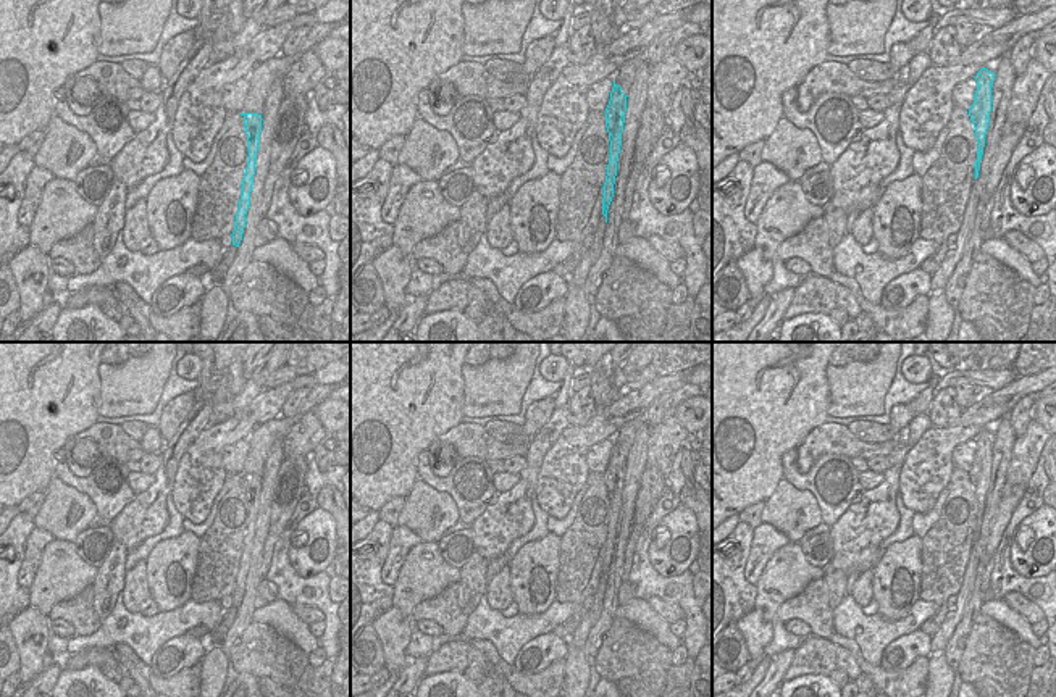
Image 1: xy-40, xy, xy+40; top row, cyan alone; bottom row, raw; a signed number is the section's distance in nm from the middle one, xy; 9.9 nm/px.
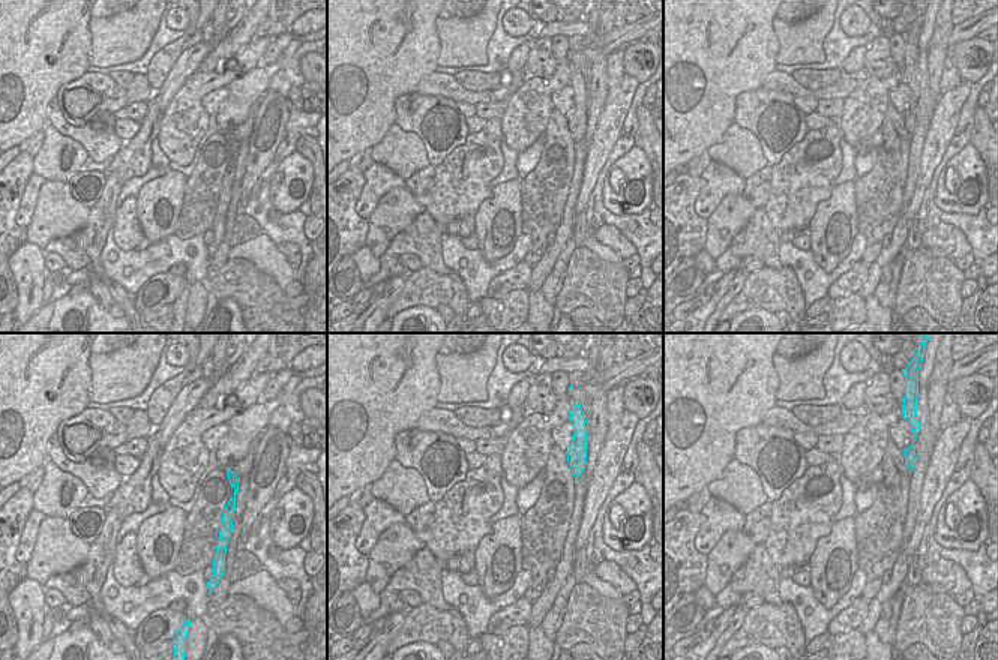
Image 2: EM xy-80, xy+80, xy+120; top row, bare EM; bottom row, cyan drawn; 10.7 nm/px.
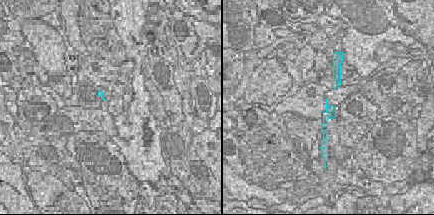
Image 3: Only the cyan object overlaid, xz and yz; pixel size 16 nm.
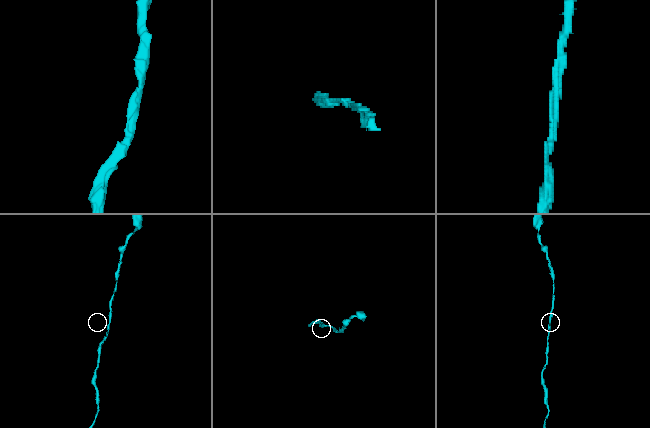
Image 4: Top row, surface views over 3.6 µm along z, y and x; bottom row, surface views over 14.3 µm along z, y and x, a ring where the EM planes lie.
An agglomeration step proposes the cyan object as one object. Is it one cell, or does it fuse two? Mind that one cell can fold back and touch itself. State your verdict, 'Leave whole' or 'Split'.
Leave whole

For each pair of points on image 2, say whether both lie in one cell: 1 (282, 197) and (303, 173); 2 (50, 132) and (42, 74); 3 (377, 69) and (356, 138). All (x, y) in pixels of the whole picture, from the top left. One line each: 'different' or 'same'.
1: same
2: different
3: same

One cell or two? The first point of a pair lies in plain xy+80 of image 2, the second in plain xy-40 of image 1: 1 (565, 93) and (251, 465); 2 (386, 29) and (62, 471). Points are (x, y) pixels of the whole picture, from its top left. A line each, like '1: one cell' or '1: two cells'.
1: two cells
2: two cells

